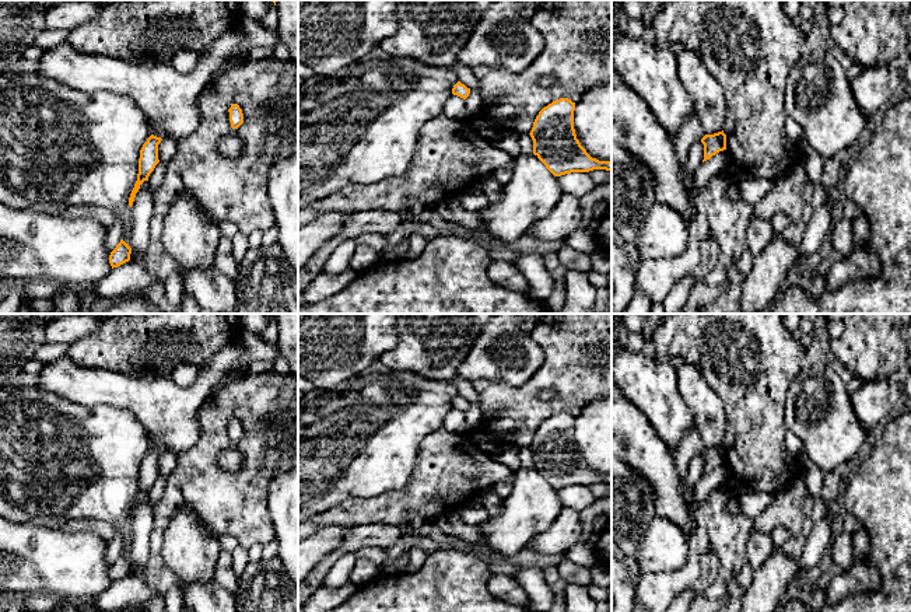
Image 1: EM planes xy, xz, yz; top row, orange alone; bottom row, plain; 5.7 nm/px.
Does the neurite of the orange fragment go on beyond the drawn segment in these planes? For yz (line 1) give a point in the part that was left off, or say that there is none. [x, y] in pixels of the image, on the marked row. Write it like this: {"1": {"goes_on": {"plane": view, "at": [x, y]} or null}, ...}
{"1": {"goes_on": null}}

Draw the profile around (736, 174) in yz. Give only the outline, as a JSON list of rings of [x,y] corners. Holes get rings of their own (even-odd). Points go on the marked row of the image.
[[[730,162],[728,175],[733,188],[736,188],[749,174],[737,164]]]

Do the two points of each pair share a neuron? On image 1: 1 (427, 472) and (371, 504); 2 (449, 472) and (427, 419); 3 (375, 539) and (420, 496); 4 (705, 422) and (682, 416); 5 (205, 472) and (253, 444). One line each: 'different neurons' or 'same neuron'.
1: same neuron
2: different neurons
3: different neurons
4: different neurons
5: same neuron

